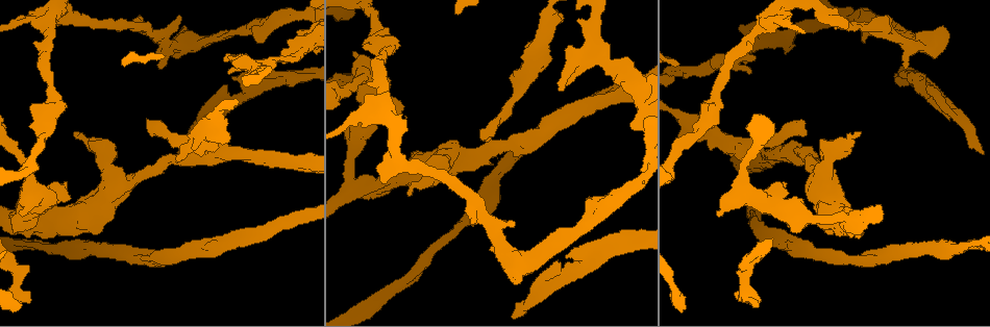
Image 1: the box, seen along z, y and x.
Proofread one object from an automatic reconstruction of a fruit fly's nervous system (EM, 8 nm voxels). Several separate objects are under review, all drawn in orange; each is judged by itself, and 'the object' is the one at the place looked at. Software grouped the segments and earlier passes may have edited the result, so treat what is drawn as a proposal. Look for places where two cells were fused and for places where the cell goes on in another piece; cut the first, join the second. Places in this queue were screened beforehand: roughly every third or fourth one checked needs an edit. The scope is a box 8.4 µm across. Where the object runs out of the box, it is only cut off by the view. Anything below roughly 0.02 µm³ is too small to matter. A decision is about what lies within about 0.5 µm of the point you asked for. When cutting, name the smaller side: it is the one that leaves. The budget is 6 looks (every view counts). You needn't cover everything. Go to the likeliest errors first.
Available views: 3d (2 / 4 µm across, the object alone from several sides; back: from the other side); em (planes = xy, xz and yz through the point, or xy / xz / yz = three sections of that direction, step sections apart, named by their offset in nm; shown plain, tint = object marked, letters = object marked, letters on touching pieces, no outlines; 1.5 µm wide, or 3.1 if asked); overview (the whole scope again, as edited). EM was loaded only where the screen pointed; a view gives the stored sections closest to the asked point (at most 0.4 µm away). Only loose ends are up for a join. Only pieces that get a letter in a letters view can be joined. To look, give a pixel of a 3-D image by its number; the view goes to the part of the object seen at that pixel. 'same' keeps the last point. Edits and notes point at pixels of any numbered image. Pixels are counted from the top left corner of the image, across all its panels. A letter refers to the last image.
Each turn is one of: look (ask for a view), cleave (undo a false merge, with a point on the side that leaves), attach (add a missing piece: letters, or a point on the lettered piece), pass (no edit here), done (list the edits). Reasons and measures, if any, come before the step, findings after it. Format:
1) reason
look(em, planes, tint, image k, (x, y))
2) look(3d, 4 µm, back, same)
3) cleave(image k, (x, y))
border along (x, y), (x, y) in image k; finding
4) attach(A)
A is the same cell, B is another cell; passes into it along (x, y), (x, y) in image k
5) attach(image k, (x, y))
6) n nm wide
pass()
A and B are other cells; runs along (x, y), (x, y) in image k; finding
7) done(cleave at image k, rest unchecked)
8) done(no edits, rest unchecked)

free end
look(em, yz, step 8, letters, image 1, (408, 194))

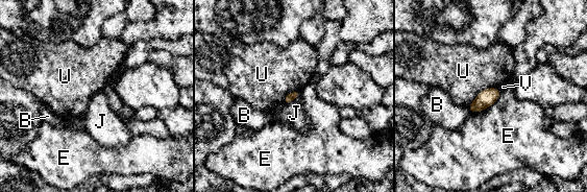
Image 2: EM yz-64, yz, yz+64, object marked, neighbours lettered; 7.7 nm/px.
pass()
B, E, J, U and V are other cells; no lettered piece goes on from it

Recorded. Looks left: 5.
branch stops here
look(3d, 2 µm, image 1, (927, 85))

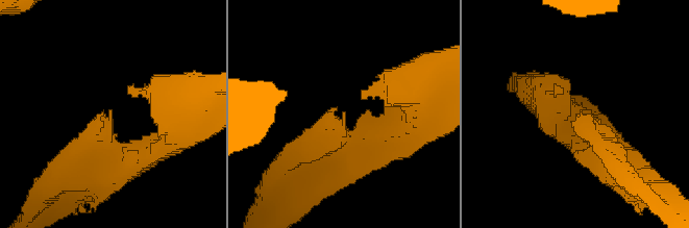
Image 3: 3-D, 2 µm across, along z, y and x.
need the tissue
look(em, planes, plain, image 3, (576, 115))

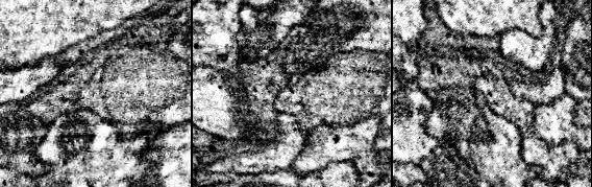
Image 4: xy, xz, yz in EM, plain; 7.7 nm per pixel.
what lies round it
look(em, planes, letters, same)

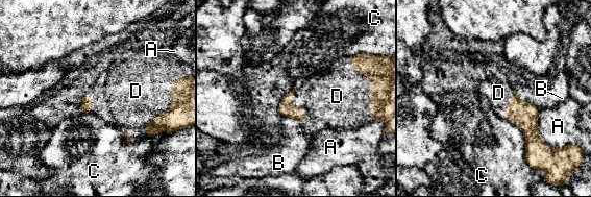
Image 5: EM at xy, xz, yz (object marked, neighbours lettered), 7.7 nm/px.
attach(D)
D is the same cell, A, B and C are other cells; passes into it along (285, 107), (300, 108), (330, 98) in image 5; the cell continues

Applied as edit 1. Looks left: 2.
stops while still wide
look(em, planes, letters, image 1, (354, 52))

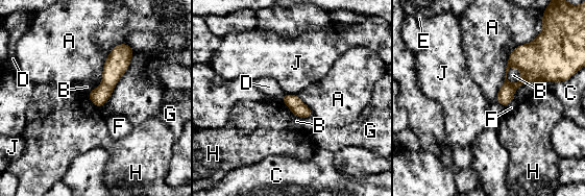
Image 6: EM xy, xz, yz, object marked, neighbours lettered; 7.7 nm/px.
pass()
A, B, C, D, E, F, G, H and J are other cells; runs along (124, 46), (98, 103) in image 6; no lettered piece goes on from it

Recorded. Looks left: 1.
done(attach at image 5, rest unchecked)

